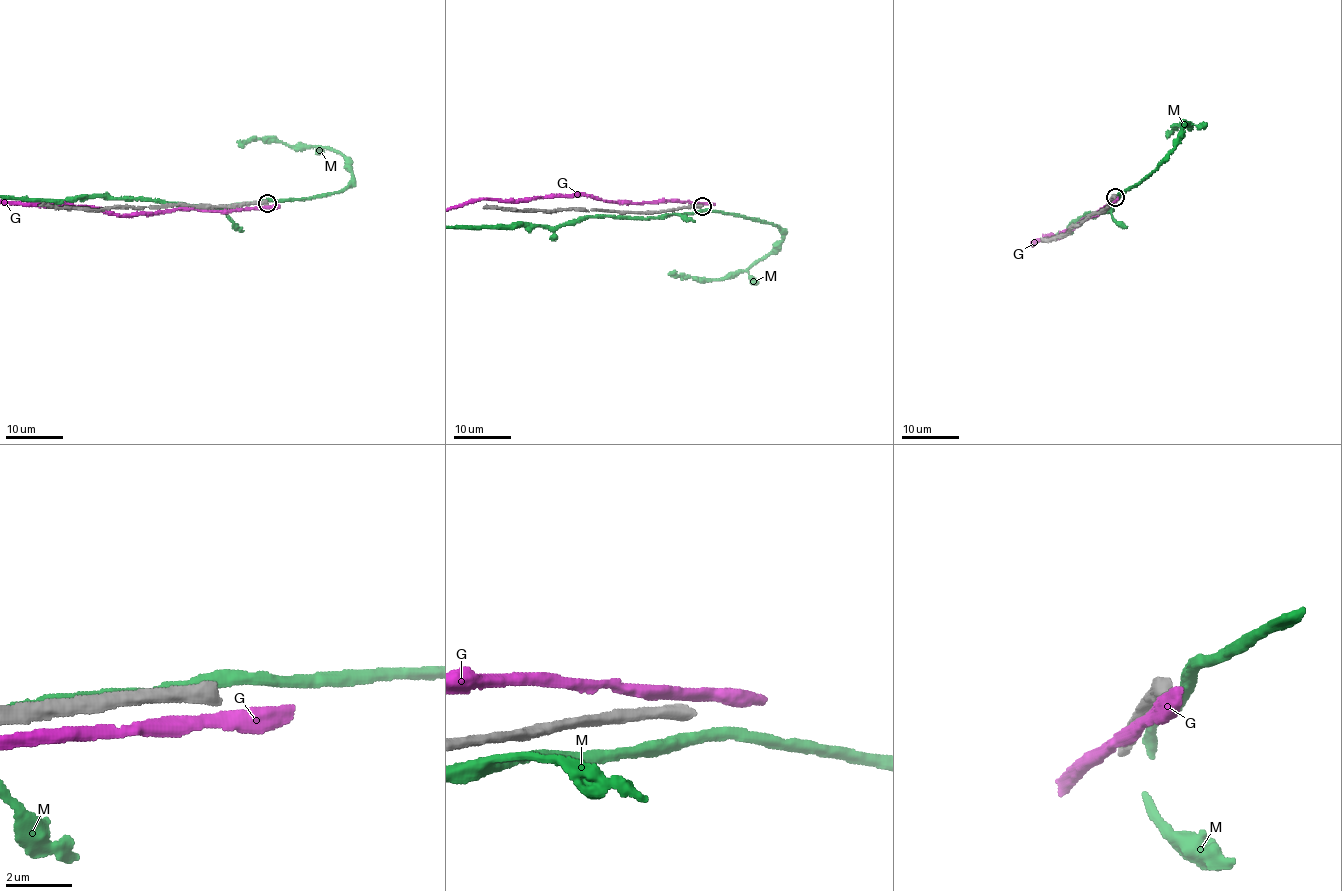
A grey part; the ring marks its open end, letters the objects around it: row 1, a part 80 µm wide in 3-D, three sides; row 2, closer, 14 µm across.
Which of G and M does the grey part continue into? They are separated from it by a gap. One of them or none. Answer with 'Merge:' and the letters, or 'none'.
Merge: none

